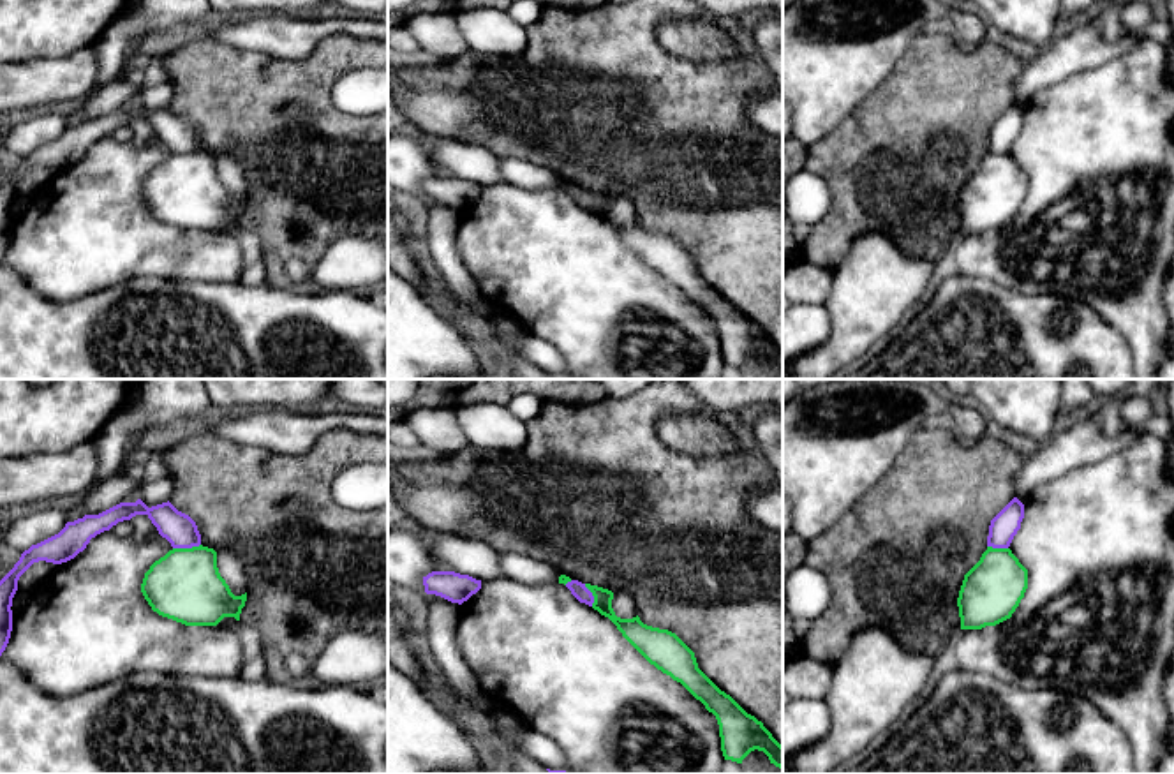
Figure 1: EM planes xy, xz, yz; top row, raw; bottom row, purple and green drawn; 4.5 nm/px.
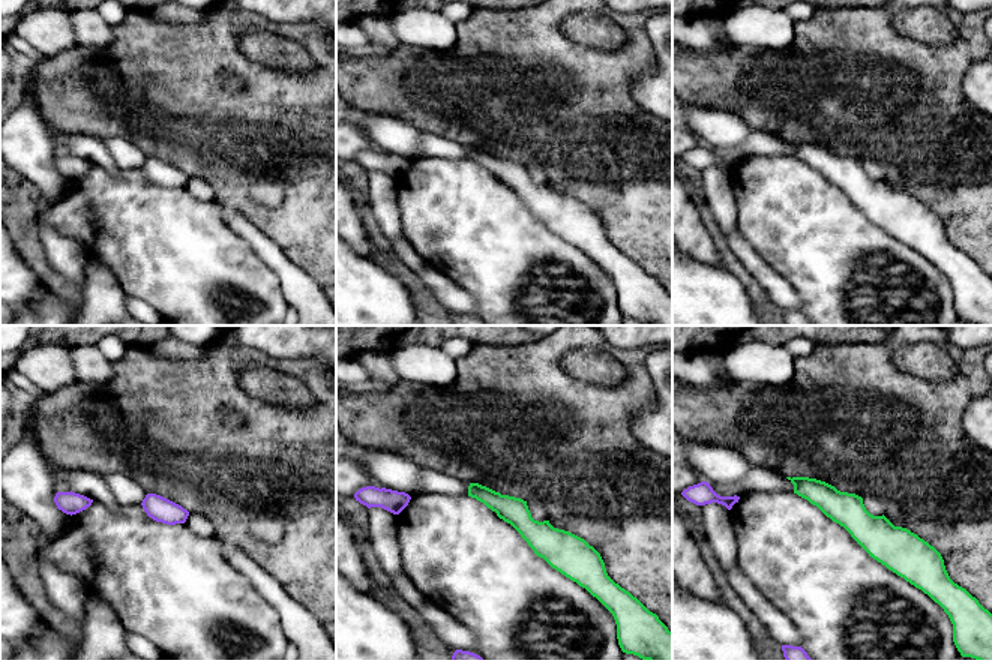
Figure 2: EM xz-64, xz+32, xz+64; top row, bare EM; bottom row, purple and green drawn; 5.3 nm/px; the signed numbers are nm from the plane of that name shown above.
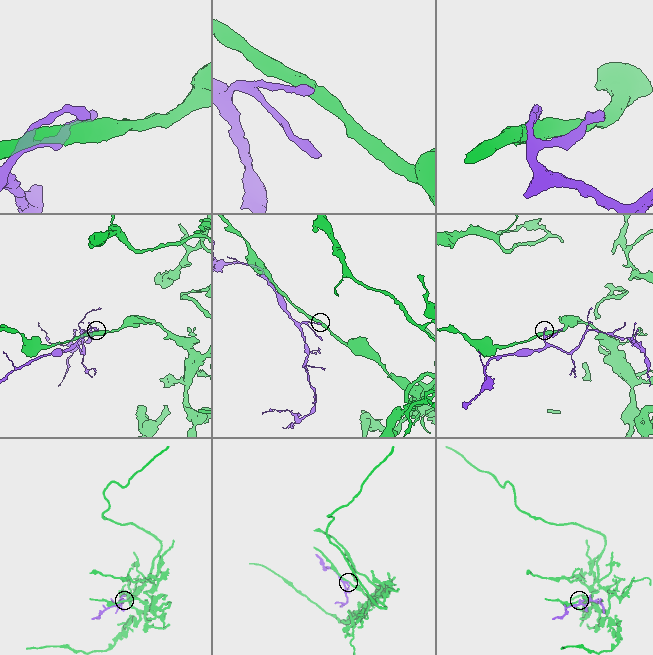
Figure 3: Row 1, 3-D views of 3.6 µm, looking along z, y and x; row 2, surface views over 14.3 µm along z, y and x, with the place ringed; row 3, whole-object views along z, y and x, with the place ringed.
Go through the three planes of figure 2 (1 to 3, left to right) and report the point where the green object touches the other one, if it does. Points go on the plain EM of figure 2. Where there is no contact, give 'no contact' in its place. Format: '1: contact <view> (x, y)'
1: no contact
2: no contact
3: no contact

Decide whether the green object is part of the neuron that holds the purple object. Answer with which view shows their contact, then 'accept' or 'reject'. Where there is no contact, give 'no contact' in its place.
xy | reject

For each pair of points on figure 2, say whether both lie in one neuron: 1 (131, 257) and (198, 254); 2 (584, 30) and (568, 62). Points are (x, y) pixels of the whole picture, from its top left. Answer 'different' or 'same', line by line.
1: same
2: different

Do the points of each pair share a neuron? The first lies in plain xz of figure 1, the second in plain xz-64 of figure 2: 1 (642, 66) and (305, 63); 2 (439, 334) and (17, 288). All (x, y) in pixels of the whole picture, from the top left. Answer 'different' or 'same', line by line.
1: different
2: same

